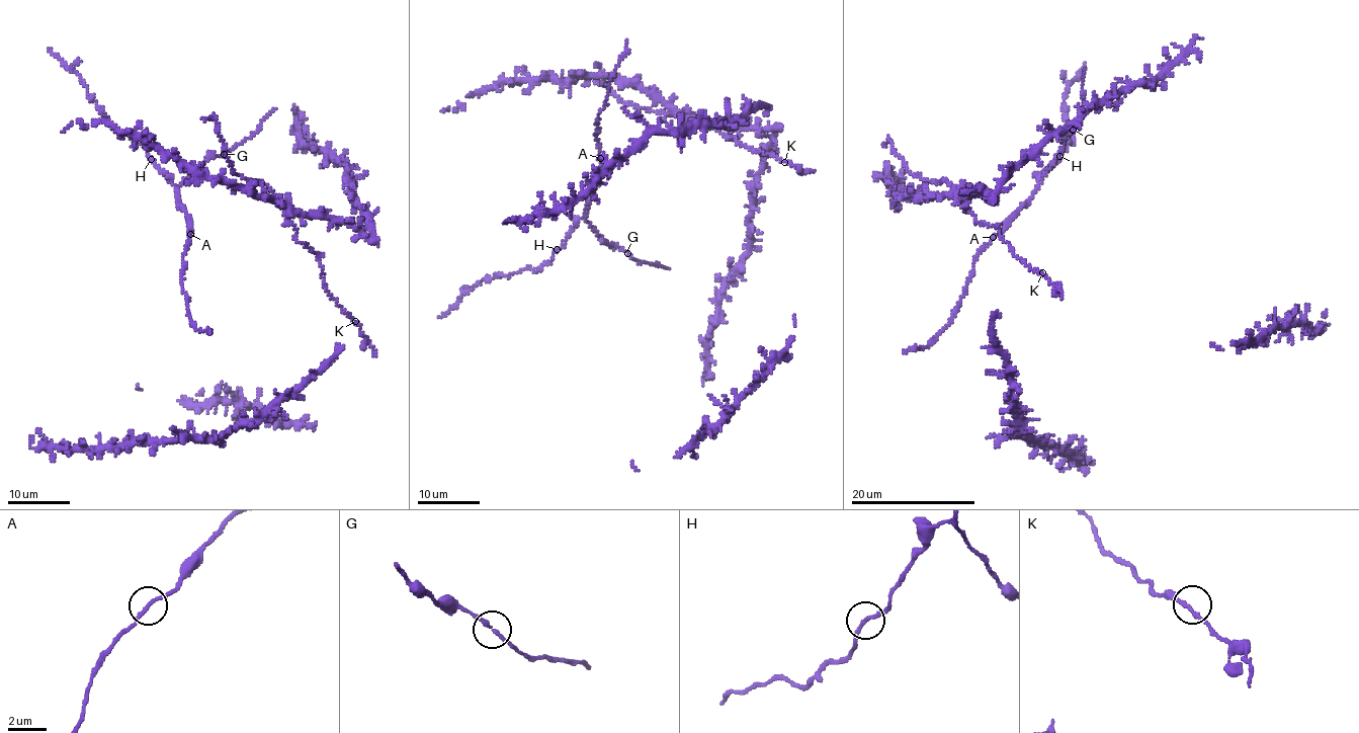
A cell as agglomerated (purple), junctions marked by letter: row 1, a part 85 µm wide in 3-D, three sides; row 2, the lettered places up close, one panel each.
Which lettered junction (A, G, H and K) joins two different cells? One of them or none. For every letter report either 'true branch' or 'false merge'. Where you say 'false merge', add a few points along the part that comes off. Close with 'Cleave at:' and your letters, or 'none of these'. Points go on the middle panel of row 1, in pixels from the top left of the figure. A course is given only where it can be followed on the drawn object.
A: true branch
G: true branch
H: true branch
K: true branch
Cleave at: none of these

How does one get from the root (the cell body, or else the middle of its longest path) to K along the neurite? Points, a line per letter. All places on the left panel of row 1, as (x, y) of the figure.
K: (357, 231), (341, 223), (284, 211), (295, 226), (295, 238), (318, 257), (332, 298), (355, 321)

